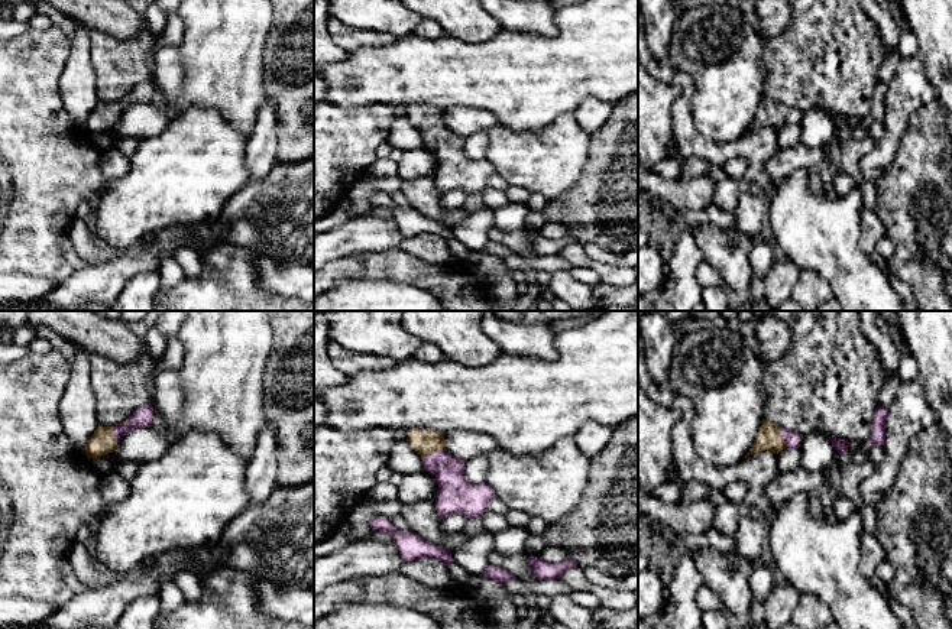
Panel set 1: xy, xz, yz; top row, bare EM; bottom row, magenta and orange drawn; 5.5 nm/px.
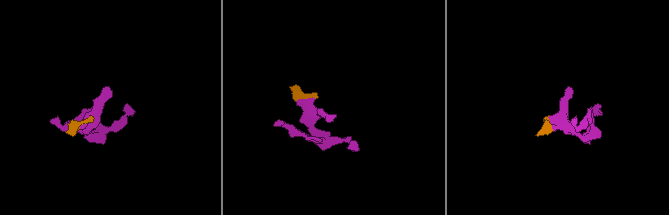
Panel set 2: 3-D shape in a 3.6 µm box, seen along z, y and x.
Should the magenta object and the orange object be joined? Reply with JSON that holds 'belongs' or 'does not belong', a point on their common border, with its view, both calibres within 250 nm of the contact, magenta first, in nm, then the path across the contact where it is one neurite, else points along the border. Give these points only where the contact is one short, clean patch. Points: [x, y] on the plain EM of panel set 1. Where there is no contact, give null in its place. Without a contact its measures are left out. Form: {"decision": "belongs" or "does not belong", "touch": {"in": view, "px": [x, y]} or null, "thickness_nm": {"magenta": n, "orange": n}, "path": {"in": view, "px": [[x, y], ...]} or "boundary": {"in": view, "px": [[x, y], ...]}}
{"decision": "belongs", "touch": {"in": "xy", "px": [110, 106]}, "thickness_nm": {"magenta": 110, "orange": 140}, "path": {"in": "xy", "px": [[141, 94], [120, 106], [110, 106], [102, 119]]}}

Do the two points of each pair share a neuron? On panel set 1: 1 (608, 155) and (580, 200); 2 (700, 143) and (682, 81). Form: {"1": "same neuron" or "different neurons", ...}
{"1": "same neuron", "2": "same neuron"}

